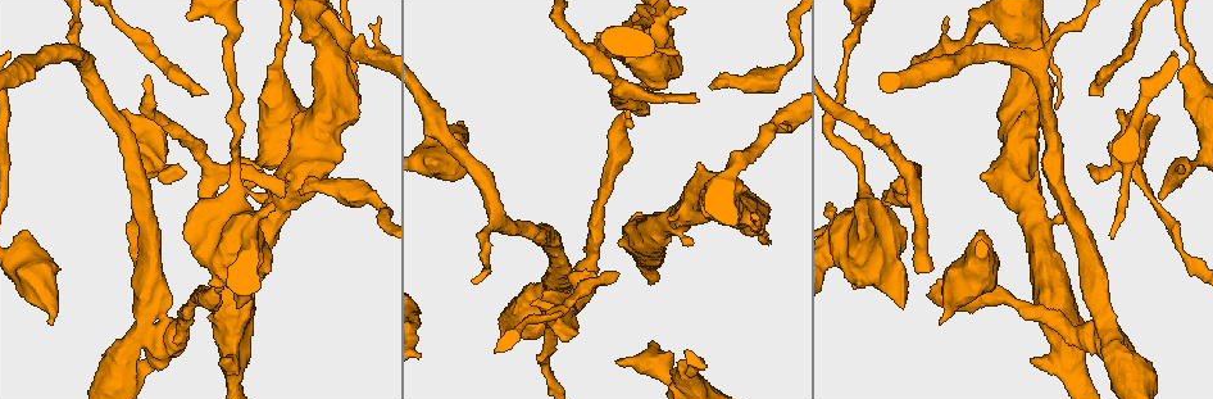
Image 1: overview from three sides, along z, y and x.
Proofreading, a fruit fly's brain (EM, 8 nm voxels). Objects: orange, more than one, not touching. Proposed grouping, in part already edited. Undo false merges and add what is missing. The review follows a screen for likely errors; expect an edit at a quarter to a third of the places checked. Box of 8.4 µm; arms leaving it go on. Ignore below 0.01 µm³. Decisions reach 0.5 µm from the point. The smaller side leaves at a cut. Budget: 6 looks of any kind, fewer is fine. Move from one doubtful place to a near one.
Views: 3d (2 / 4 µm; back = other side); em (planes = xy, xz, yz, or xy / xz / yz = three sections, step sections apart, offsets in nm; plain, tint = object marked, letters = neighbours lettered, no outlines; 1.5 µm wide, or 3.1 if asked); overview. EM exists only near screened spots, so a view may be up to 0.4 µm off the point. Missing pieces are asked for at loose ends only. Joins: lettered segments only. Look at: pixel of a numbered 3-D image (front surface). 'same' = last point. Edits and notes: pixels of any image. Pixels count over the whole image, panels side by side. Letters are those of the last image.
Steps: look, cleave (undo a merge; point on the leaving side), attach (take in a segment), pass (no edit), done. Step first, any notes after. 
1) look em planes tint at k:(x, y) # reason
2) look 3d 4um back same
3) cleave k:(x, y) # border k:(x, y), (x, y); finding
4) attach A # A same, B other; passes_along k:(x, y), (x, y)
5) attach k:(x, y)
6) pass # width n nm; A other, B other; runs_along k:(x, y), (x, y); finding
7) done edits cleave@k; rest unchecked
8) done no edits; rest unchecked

look 3d 4um at 1:(1157, 116) # an open end

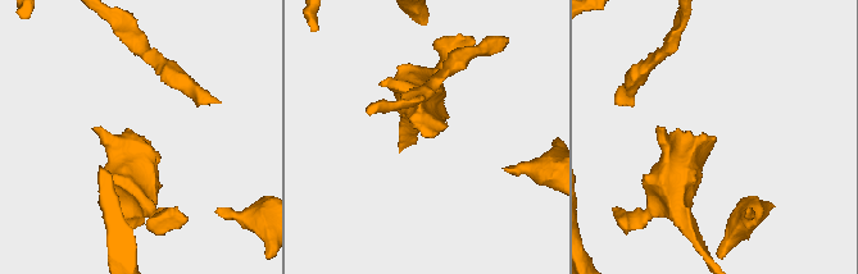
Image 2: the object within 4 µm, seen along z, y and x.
look em planes letters at 2:(713, 137)

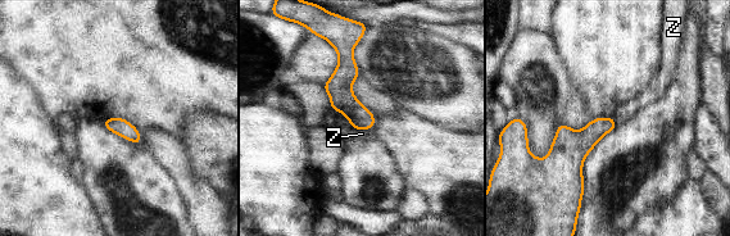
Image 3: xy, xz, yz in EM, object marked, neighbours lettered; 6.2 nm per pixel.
pass # longest_contact Z 100 nm; Z other; border 3:(356, 128), (367, 128), (370, 131); no lettered segment goes on from it

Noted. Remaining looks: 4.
look em planes letters at 1:(755, 222) # three-way junction

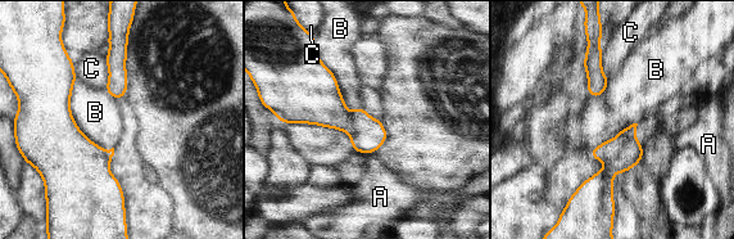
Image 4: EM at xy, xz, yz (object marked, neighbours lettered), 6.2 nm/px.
cleave 4:(368, 134) # A other, B other, C other; border 4:(352, 115), (350, 136); a second neuron is stuck on

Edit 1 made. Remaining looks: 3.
look em yz step 8 letters at 1:(789, 130) # branch stops here

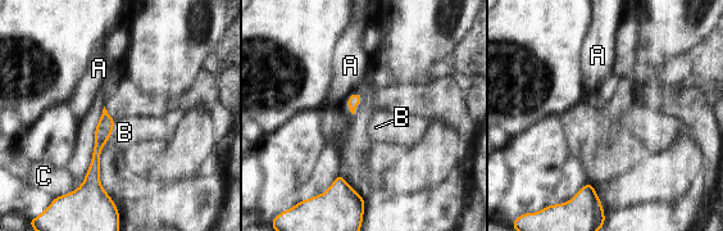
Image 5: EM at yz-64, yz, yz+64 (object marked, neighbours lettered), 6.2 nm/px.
pass # A other, B other, C other; border 5:(357, 91), (345, 103); none of them fits

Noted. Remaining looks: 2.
done edits cleave@4; rest unchecked

